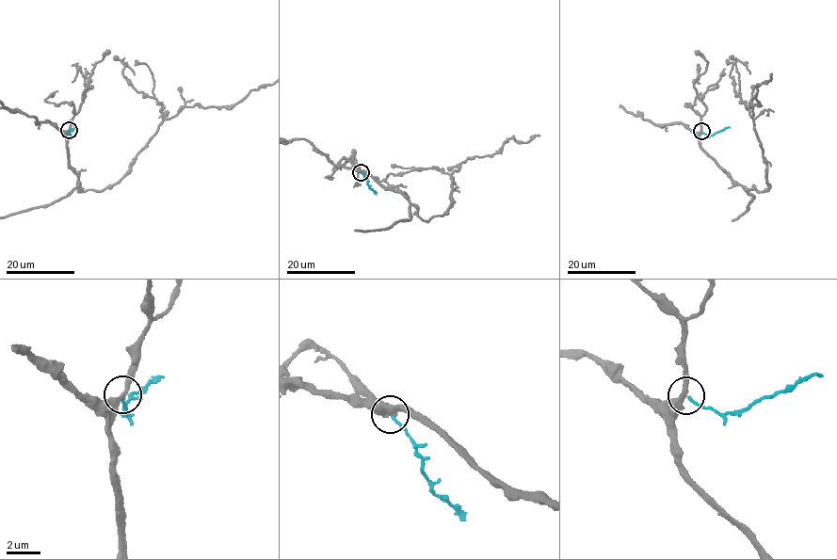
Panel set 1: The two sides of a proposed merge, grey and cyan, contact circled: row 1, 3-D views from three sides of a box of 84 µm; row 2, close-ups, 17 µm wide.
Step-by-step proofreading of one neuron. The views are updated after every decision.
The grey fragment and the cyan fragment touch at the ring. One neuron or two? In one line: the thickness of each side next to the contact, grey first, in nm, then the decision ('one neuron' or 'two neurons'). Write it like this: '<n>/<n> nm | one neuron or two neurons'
300/130 nm | two neurons

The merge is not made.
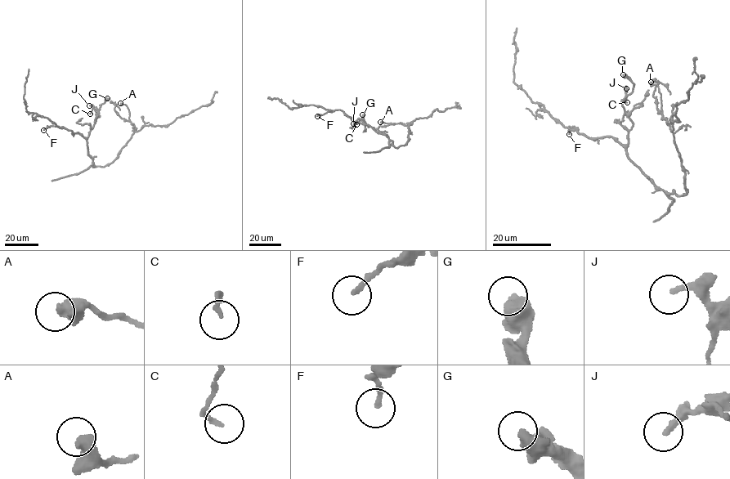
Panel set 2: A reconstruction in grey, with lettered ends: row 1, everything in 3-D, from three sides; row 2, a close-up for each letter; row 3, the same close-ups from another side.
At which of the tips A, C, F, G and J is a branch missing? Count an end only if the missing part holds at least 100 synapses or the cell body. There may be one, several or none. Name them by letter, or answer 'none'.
none

